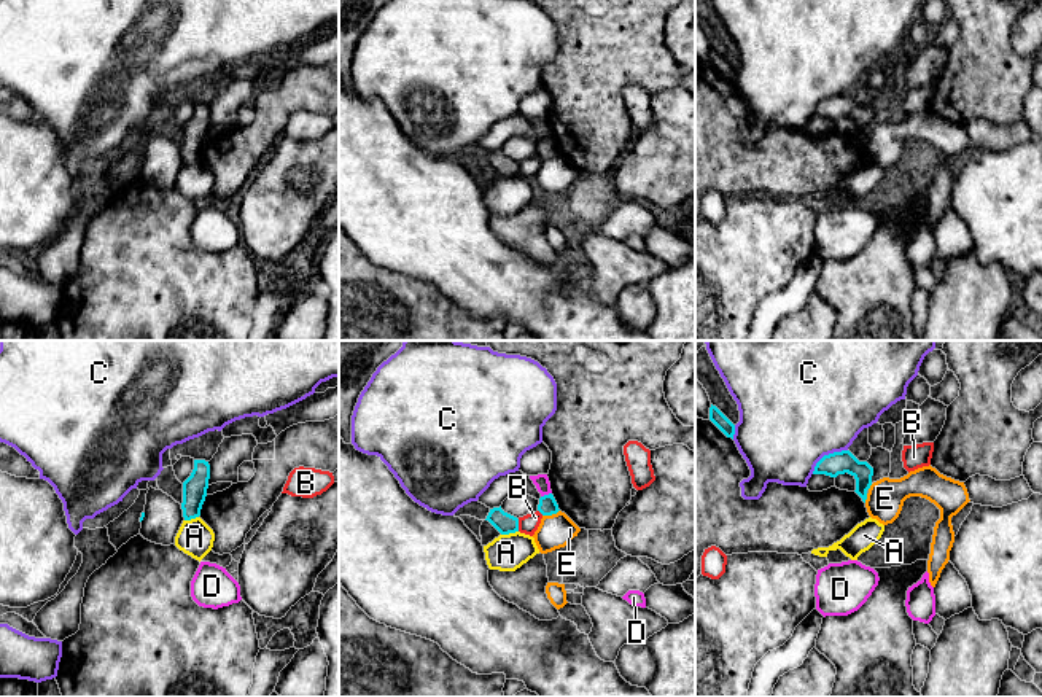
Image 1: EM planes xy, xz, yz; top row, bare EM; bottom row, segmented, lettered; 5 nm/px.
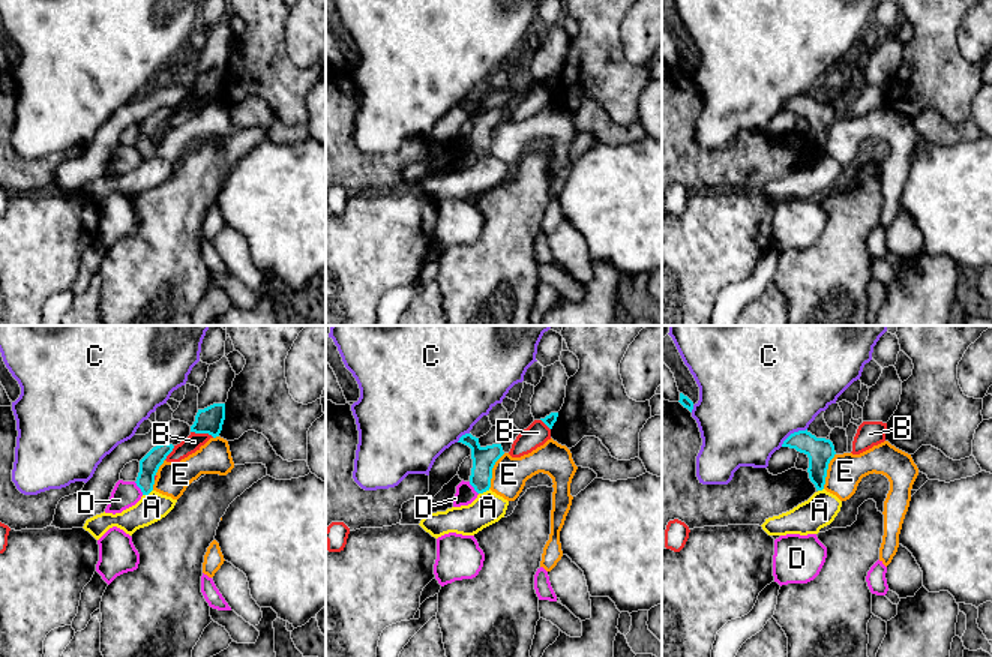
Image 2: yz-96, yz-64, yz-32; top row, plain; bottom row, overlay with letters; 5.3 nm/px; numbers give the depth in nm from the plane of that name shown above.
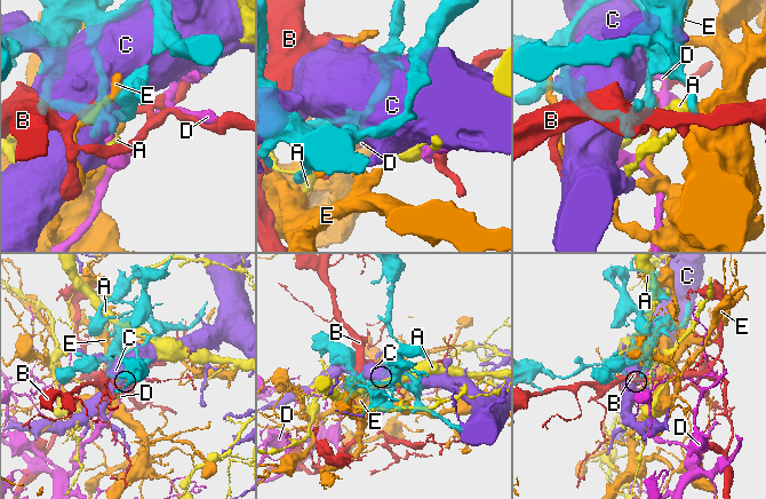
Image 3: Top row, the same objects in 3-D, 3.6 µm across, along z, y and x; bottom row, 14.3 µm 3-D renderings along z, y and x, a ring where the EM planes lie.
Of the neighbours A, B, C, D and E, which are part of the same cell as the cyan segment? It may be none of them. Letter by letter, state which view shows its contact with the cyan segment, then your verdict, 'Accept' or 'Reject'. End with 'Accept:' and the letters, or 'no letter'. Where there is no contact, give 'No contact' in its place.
A: Touches cyan in xz. Reject
B: Touches cyan in xz. Reject
C: Touches cyan in yz. Reject
D: Touches cyan in xz. Reject
E: Touches cyan in xz. Reject
Accept: no letter

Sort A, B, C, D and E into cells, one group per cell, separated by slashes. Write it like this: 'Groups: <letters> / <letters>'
Groups: A / B / C / D / E

